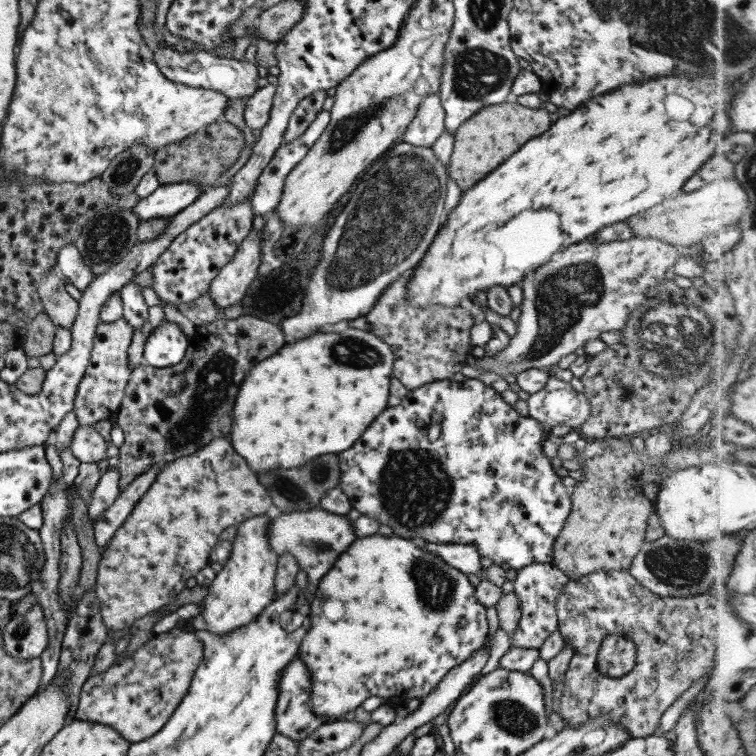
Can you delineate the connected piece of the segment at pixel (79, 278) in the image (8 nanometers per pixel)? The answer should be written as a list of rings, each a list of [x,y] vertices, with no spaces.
[[[67,244],[59,249],[55,267],[62,273],[65,282],[72,284],[77,290],[85,290],[94,277],[91,269],[84,265],[74,244]]]

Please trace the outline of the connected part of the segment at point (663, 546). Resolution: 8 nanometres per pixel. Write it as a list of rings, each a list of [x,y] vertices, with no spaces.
[[[736,533],[697,542],[673,540],[663,535],[652,541],[643,541],[632,558],[628,573],[649,592],[661,597],[695,596],[709,593],[714,583],[725,583],[734,571],[736,558],[742,549]]]

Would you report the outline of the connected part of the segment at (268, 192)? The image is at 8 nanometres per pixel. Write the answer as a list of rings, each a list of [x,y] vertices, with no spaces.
[[[321,109],[315,115],[315,118],[307,125],[307,128],[300,135],[297,135],[295,140],[291,140],[291,142],[288,143],[281,143],[277,147],[277,150],[270,158],[269,163],[263,168],[263,171],[261,171],[261,174],[257,177],[256,187],[252,192],[250,202],[252,217],[261,216],[265,218],[266,215],[273,212],[274,208],[279,204],[286,176],[289,172],[293,171],[293,168],[297,166],[299,161],[301,161],[308,152],[308,148],[319,138],[322,130],[327,126],[329,119],[329,111]]]

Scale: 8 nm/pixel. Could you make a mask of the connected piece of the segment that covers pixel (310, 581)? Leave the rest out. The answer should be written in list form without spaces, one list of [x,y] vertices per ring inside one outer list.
[[[318,507],[281,514],[268,522],[266,531],[269,546],[276,556],[288,552],[296,558],[300,570],[306,574],[306,590],[309,592],[315,590],[321,577],[331,568],[333,560],[357,539],[352,523],[345,516],[330,514]]]

